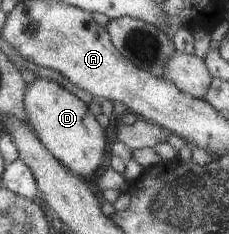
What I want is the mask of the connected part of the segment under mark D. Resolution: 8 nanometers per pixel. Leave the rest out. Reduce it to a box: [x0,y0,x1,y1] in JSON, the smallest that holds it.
[24,77,106,184]

